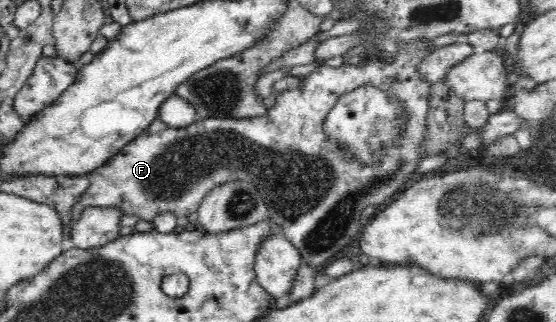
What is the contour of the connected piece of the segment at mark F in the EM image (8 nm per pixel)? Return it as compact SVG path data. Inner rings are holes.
M429 39L413 41L412 43L403 43L402 45L399 43L397 54L393 59L387 61L383 58L367 57L362 67L359 64L344 64L338 68L334 68L329 65L321 64L315 68L315 71L311 72L309 76L299 78L301 84L300 88L297 88L297 90L288 90L284 88L284 91L277 96L275 105L268 110L266 116L253 119L205 118L204 120L196 121L194 124L187 126L187 128L169 128L161 120L156 119L149 128L141 132L142 134L137 136L132 142L129 142L129 144L127 144L116 156L113 156L107 163L103 164L103 166L95 168L95 170L86 175L90 182L89 188L86 188L85 192L79 196L79 200L75 202L75 206L73 206L74 208L72 209L73 217L76 221L85 208L93 206L119 209L123 215L137 216L143 221L149 222L157 215L161 214L161 212L173 213L177 219L184 216L189 217L192 213L198 212L201 200L203 200L215 186L219 186L219 184L223 184L223 182L233 182L233 180L246 180L254 184L263 197L268 208L267 220L281 227L281 234L289 239L289 242L291 242L296 250L301 253L302 261L309 263L309 265L313 267L319 266L326 260L329 260L329 258L333 258L335 254L337 255L341 252L346 244L350 244L353 240L357 239L364 225L364 222L360 218L361 210L367 208L367 206L371 206L371 204L381 209L388 204L389 198L391 198L391 196L393 197L393 194L395 194L409 178L416 176L415 170L417 168L417 163L423 158L423 142L425 142L427 114L430 108L429 94L432 90L432 84L422 78L422 73L417 69L417 64L421 64L423 58L427 58L427 56L433 52L433 50L429 49L429 44L431 44ZM359 86L377 86L380 90L392 94L392 96L400 102L402 108L404 108L408 115L405 131L401 134L402 138L395 147L382 151L382 156L384 156L384 158L379 164L364 164L364 162L357 162L353 159L353 155L345 153L337 143L329 141L324 133L325 118L329 116L329 112L331 112L335 104L339 102L339 97L343 96L343 94L347 94L347 92L353 92L353 90L359 88Z

